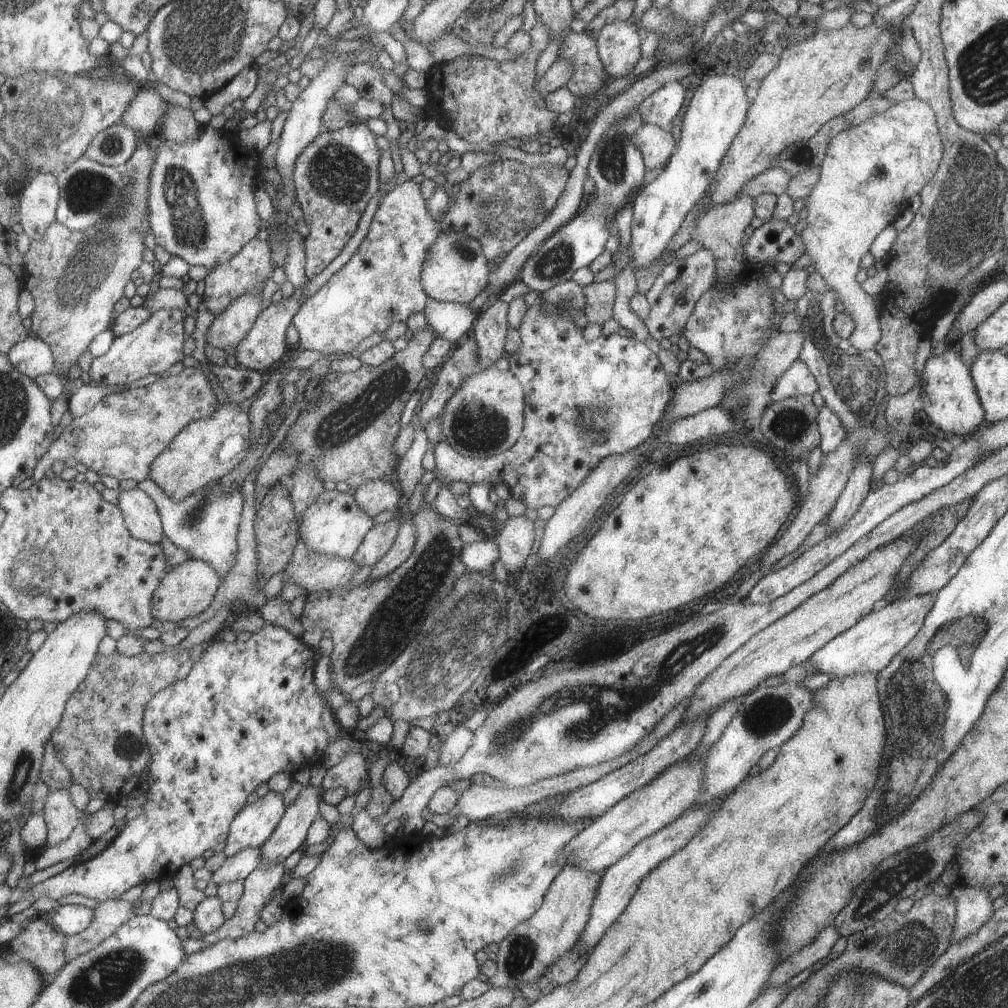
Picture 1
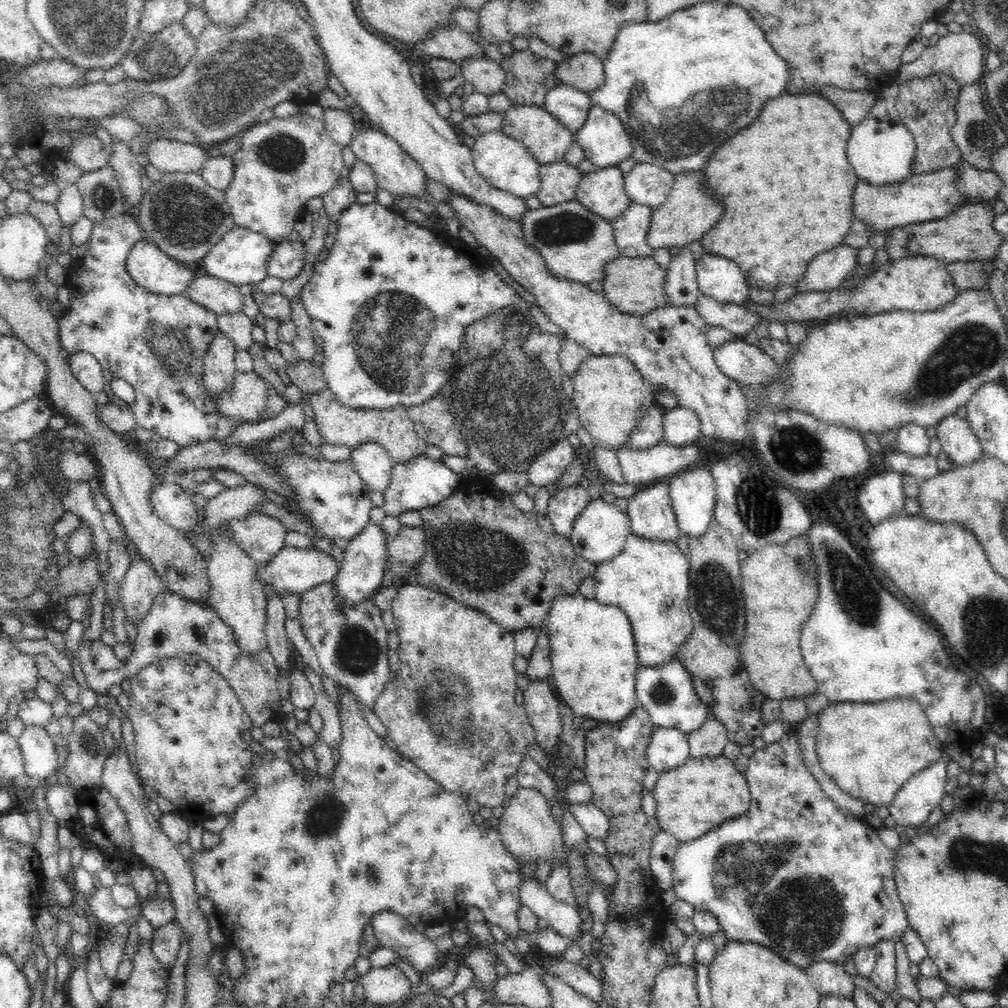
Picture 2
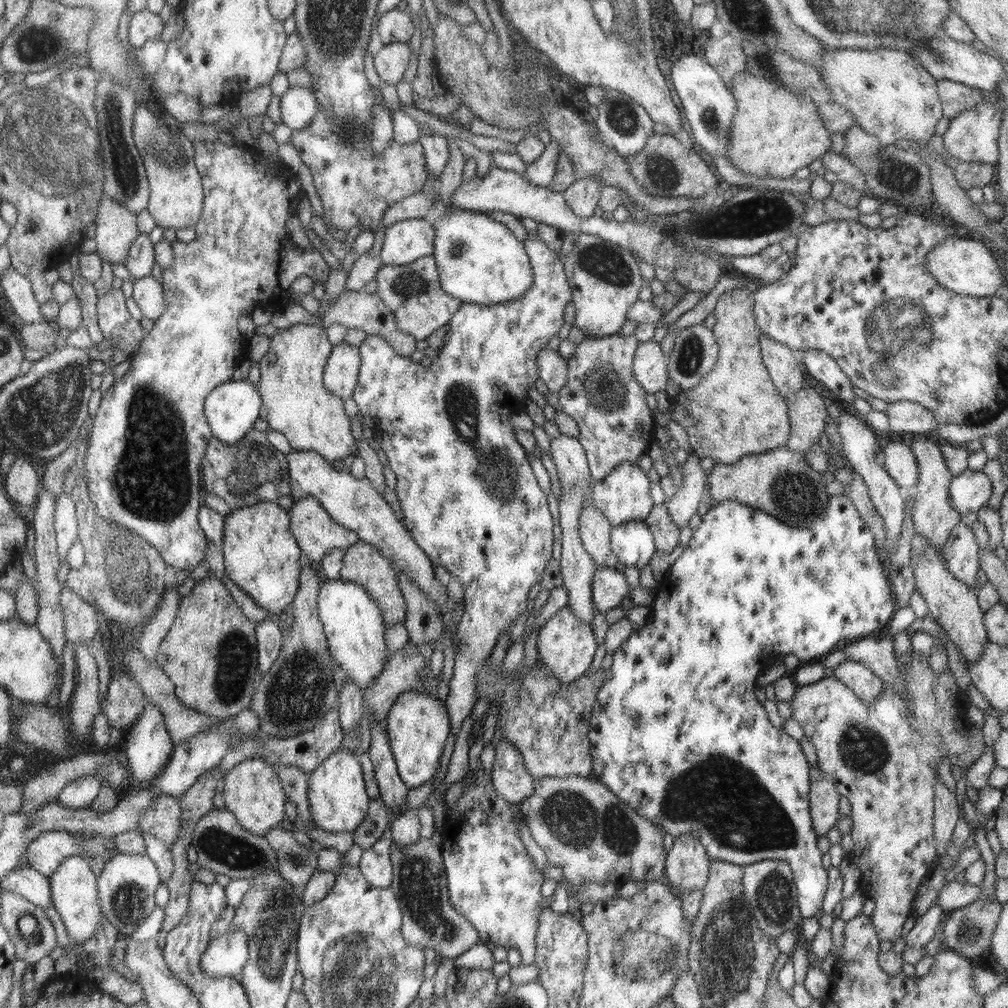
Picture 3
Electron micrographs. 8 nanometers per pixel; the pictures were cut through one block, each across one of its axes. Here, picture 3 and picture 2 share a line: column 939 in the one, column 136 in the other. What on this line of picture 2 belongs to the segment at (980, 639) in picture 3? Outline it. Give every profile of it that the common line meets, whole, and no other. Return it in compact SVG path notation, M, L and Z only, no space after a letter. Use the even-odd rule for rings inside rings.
M137 551L120 582L119 600L125 611L124 622L130 621L138 626L150 611L156 596L163 591L162 577L154 565Z

